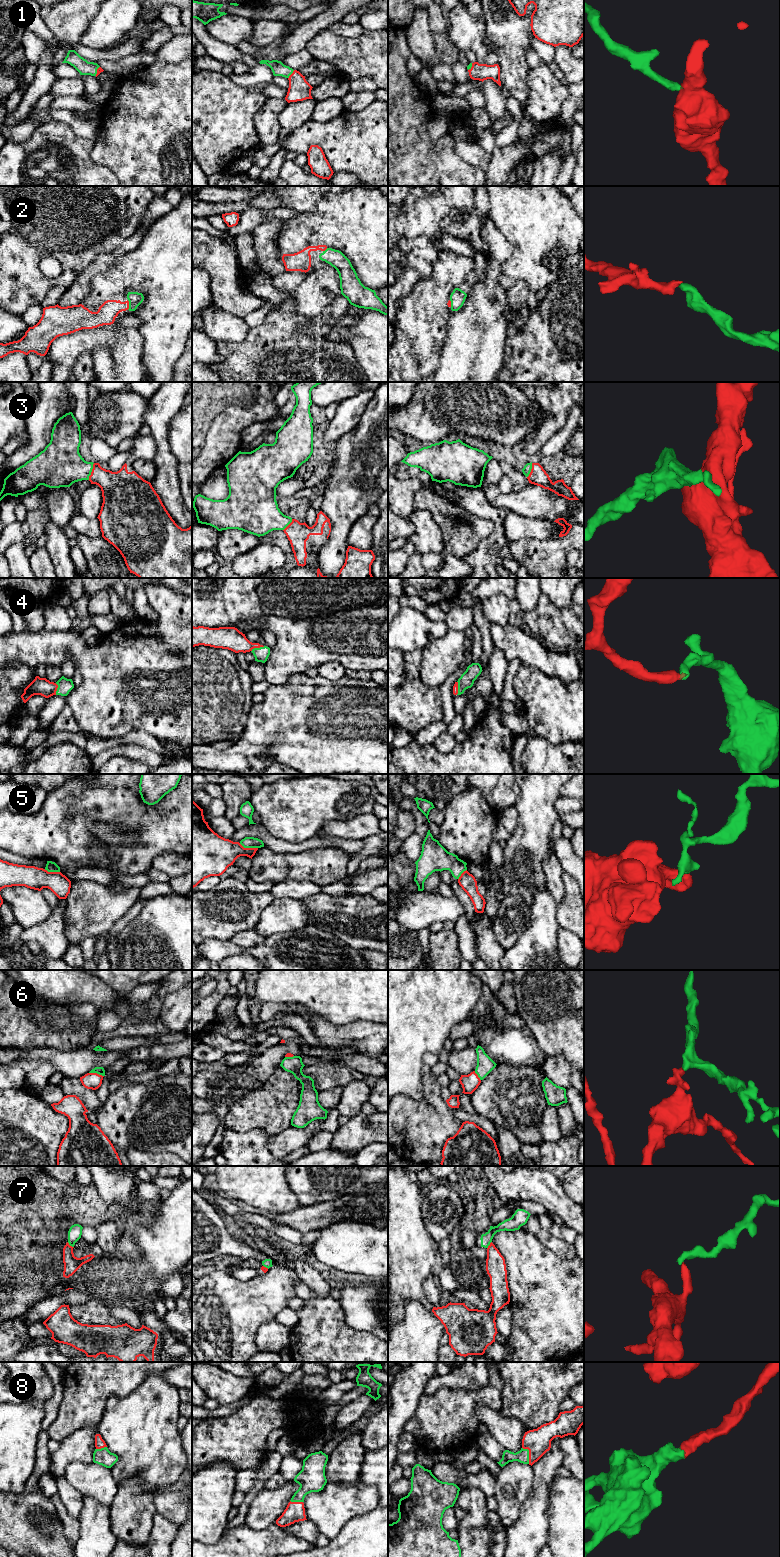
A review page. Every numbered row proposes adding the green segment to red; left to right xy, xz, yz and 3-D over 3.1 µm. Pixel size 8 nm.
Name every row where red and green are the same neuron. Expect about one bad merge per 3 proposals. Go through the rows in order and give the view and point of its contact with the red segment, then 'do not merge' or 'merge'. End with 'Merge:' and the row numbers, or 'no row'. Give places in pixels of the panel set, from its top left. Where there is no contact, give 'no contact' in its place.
1: meets red in xz at (291, 74); merge
2: meets red in xy at (128, 305); merge
3: meets red in xy at (92, 471); merge
4: meets red in xz at (257, 647); merge
5: meets red in xz at (248, 848); do not merge
6: meets red in xy at (96, 1073); merge
7: meets red in xy at (69, 1245); do not merge
8: meets red in yz at (529, 1454); merge
Merge: 1, 2, 3, 4, 6, 8

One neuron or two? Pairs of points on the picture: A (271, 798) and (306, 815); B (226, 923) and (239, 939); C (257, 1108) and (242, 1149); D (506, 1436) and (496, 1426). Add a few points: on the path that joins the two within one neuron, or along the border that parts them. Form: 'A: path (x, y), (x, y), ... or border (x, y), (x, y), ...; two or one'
A: path (280, 804), (290, 809), (297, 809); one
B: border (253, 928), (238, 931), (230, 939); two
C: border (226, 1127), (238, 1132), (262, 1129), (269, 1136); two
D: path (504, 1434), (498, 1428); one

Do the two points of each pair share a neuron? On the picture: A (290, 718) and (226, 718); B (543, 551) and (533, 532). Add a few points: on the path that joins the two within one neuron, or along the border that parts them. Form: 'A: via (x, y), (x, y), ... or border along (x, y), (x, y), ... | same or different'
A: border along (253, 704), (248, 713), (245, 729), (237, 740) | different
B: border along (558, 536), (543, 539), (519, 538), (513, 541) | different

